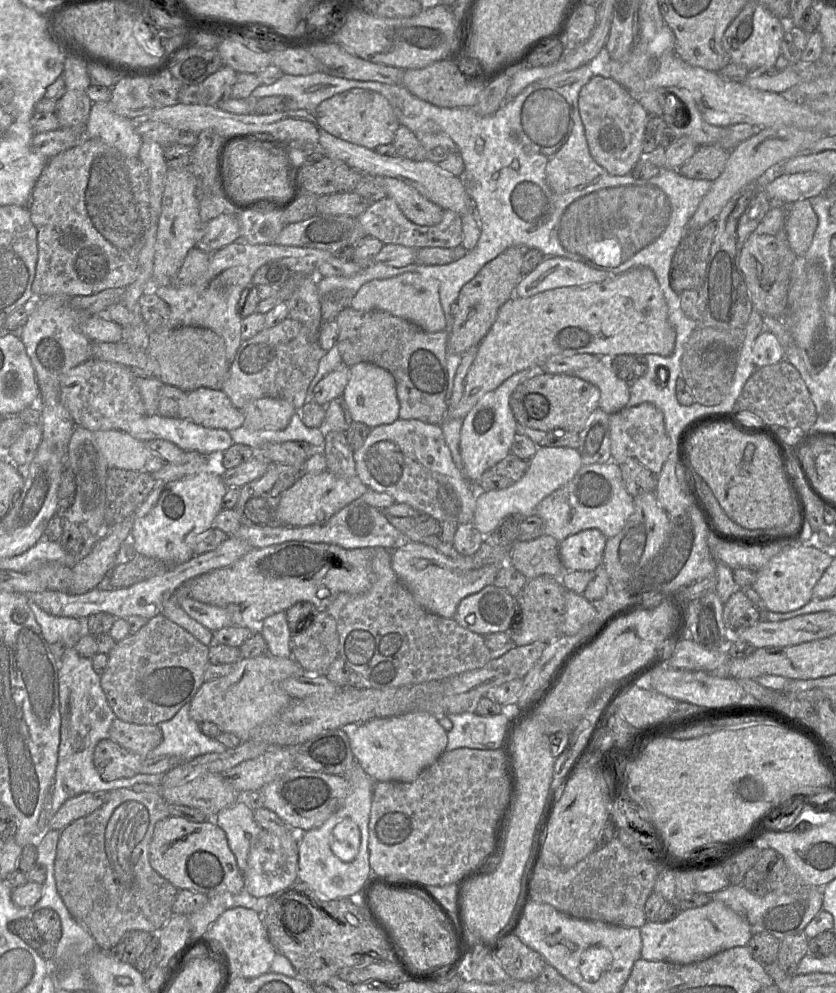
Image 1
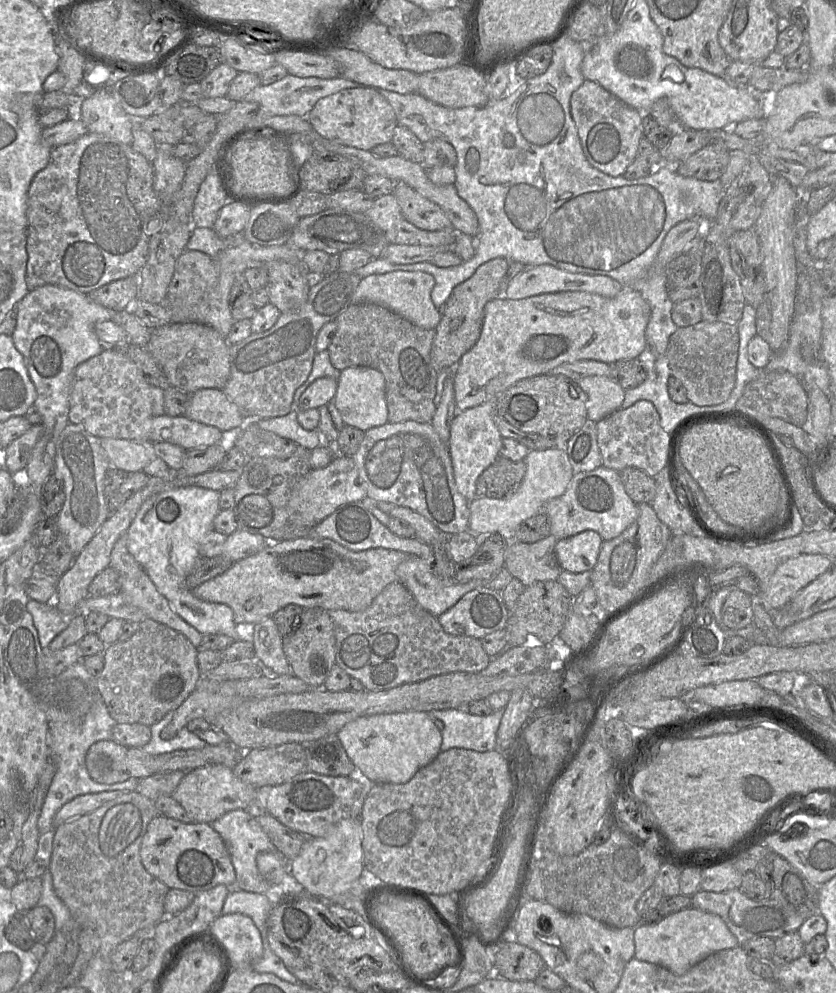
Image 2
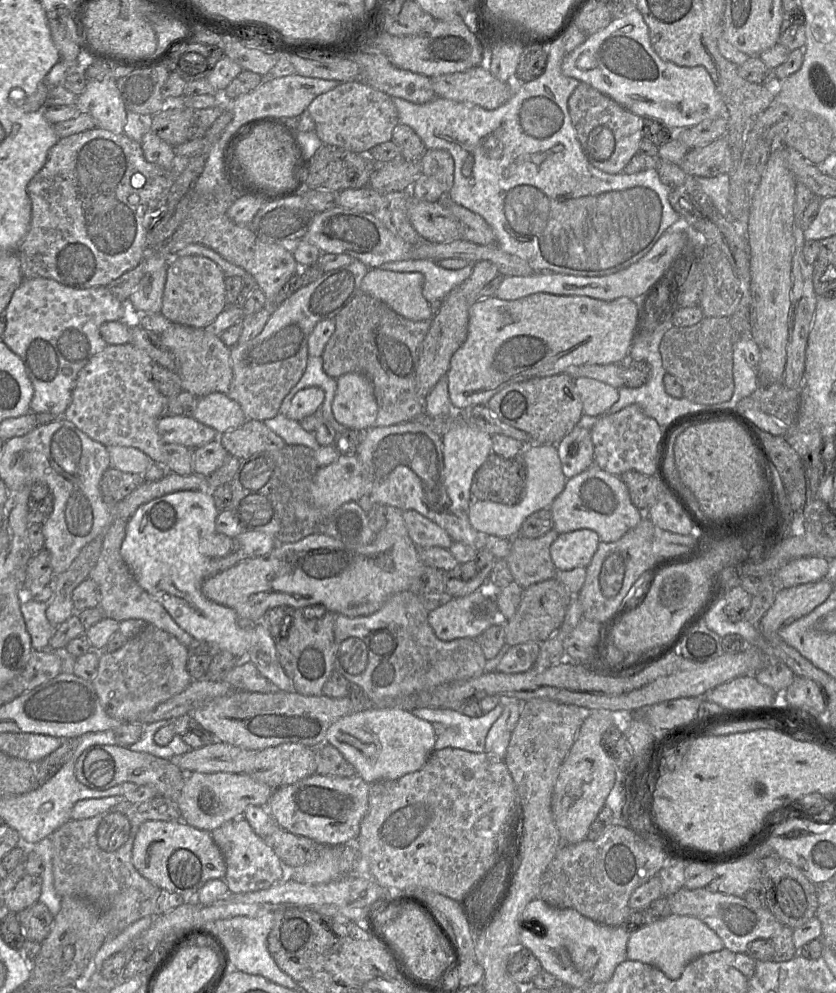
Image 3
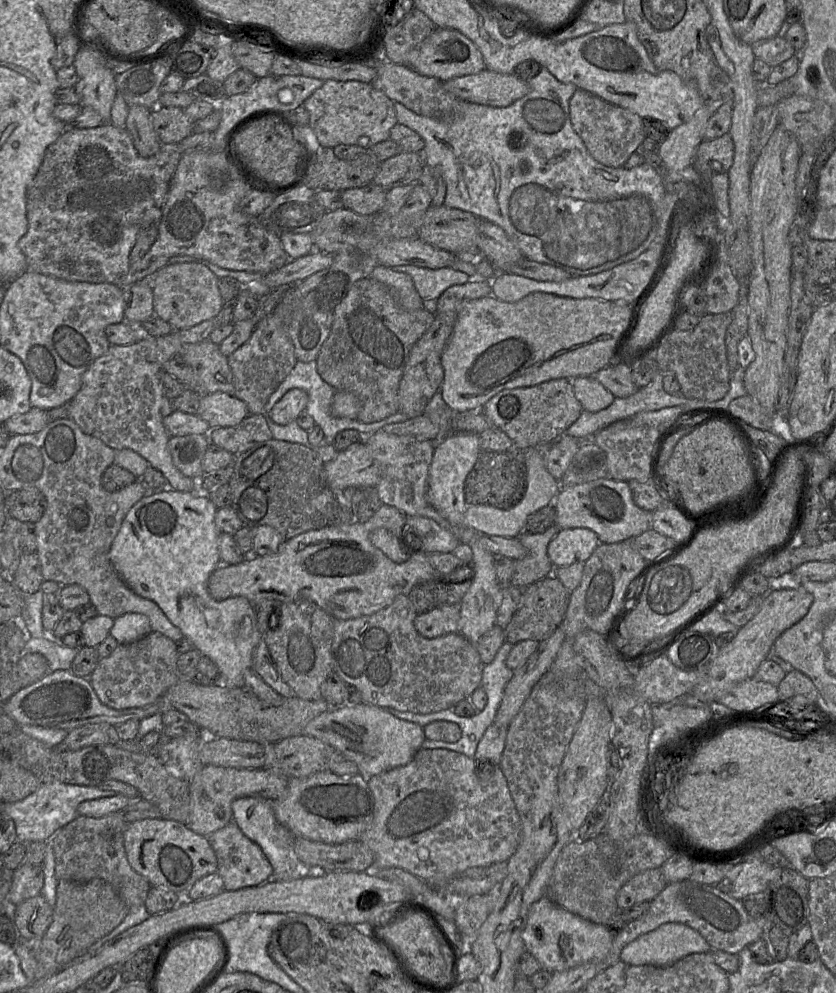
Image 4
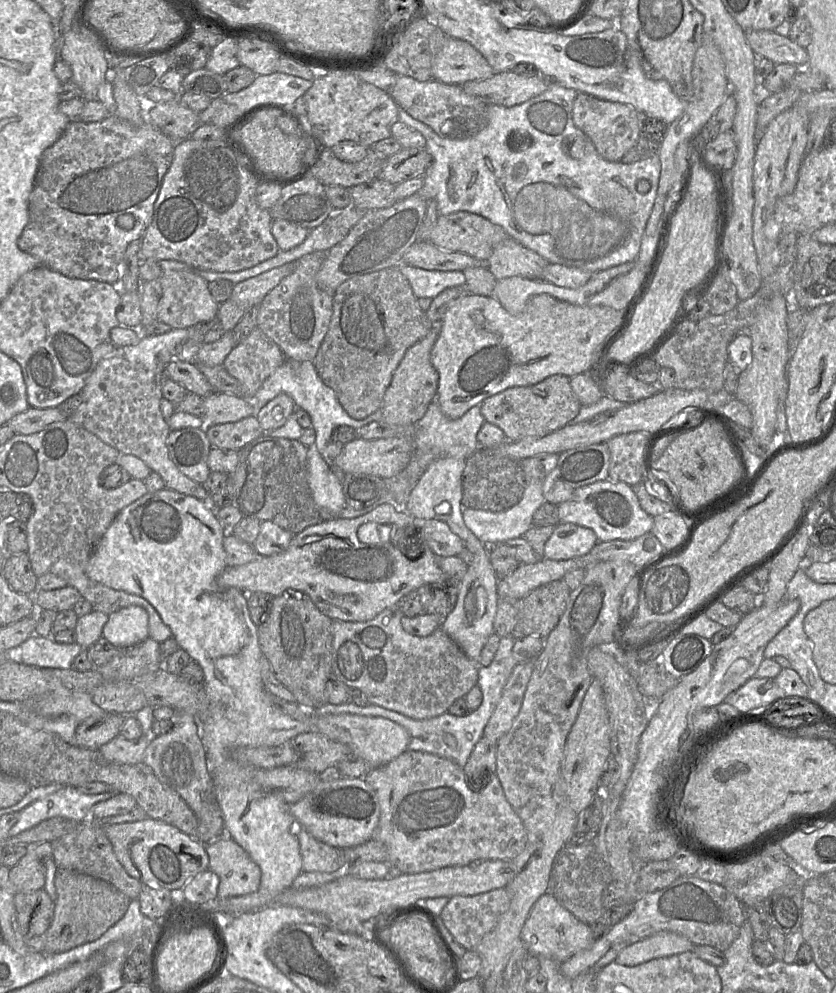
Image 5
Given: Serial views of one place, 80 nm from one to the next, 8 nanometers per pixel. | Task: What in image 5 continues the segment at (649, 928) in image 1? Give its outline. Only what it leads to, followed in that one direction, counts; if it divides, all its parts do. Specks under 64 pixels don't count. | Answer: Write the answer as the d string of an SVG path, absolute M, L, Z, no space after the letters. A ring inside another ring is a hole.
M662 931L633 943L618 954L615 962L636 966L647 961L692 951L694 943L683 935Z

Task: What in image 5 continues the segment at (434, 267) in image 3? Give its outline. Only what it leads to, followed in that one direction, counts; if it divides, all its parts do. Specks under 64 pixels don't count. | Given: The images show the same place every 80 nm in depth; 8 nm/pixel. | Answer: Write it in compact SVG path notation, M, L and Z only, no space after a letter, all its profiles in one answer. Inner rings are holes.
M400 264L399 269L417 298L434 299L447 288L465 284L462 271L425 270L405 264Z

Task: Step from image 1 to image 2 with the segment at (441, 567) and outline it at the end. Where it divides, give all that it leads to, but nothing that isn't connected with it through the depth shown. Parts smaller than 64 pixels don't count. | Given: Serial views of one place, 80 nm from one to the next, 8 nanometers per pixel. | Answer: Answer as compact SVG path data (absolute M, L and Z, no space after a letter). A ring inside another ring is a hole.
M409 556L396 570L398 580L409 590L418 604L438 617L456 604L466 593L487 583L458 583L437 577L425 560Z

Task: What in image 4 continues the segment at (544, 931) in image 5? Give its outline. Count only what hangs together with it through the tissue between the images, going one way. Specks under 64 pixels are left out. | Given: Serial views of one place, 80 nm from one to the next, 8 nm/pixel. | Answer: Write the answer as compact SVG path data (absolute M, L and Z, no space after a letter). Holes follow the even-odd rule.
M543 896L530 906L521 936L526 951L537 959L542 969L561 972L603 960L611 949L615 932L610 927L583 919Z

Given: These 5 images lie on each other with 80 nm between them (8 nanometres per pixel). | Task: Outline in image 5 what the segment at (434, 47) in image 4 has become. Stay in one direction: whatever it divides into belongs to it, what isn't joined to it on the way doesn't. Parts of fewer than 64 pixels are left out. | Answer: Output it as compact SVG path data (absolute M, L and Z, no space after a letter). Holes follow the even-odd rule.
M447 37L432 63L432 79L445 84L462 85L495 74L485 57L470 43Z

